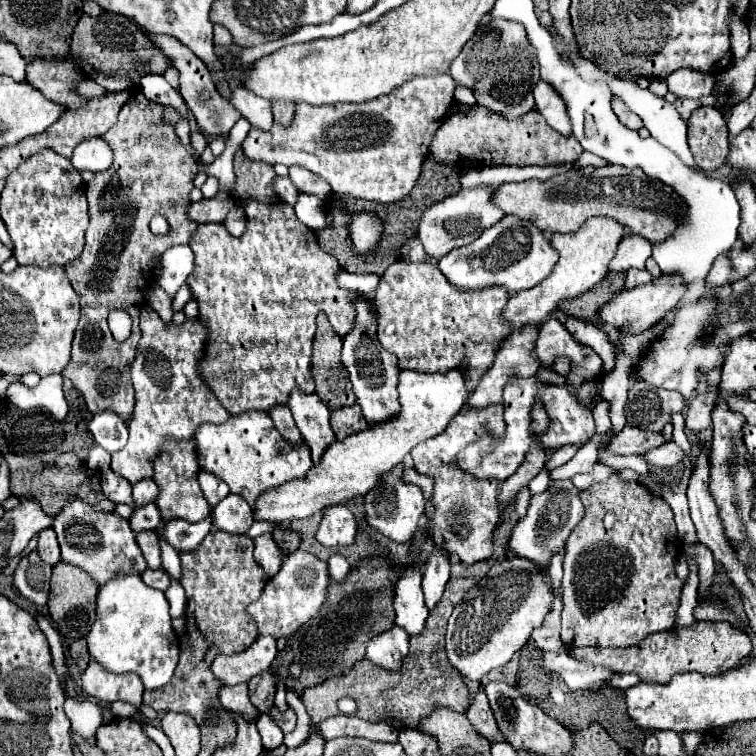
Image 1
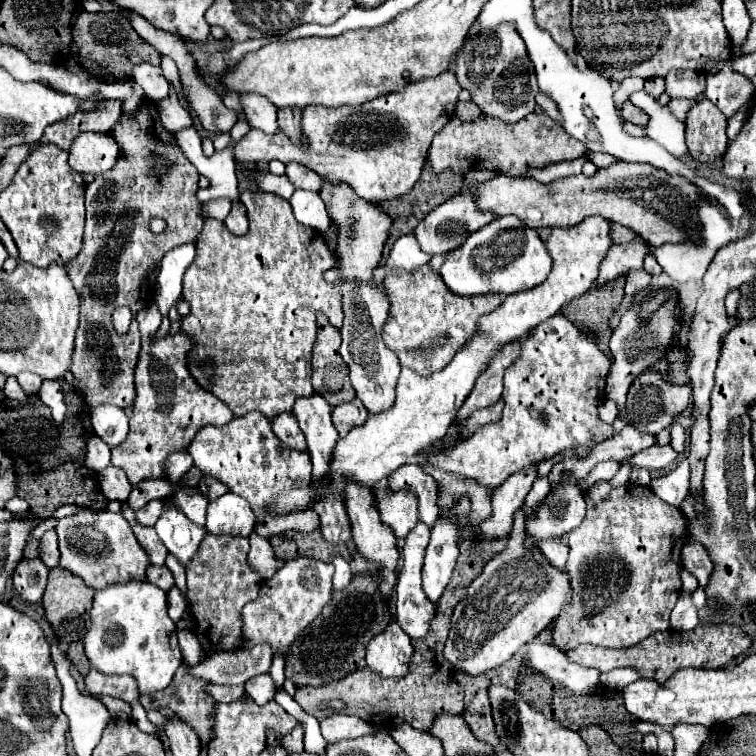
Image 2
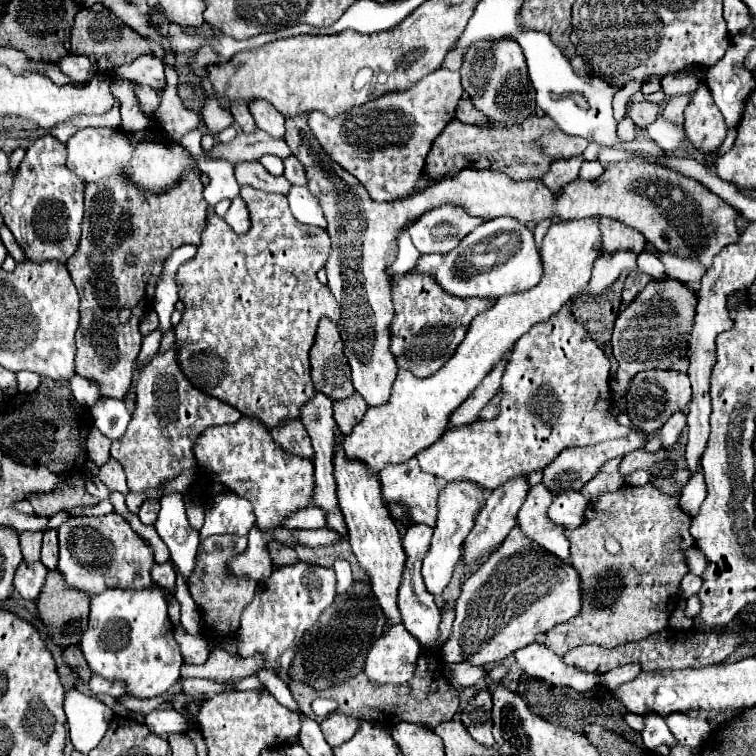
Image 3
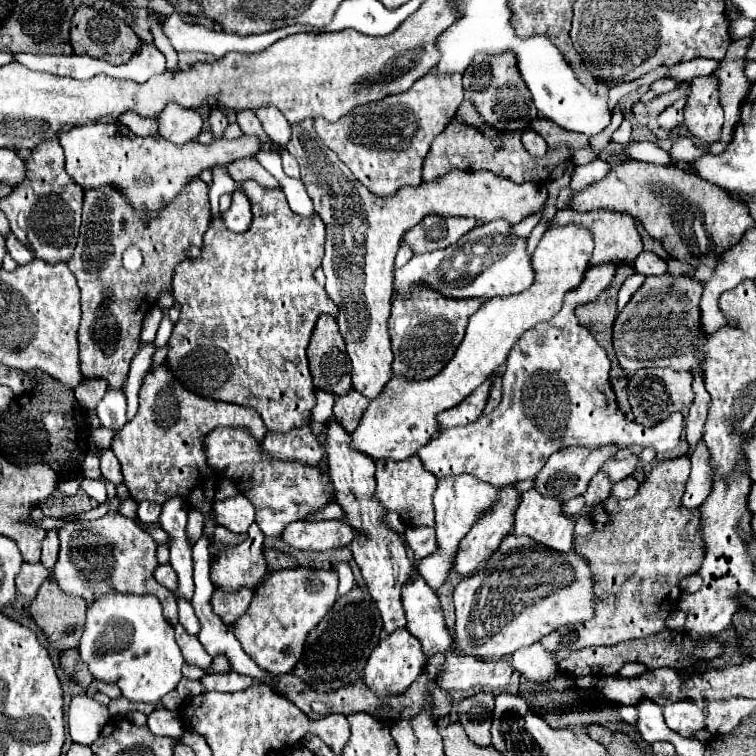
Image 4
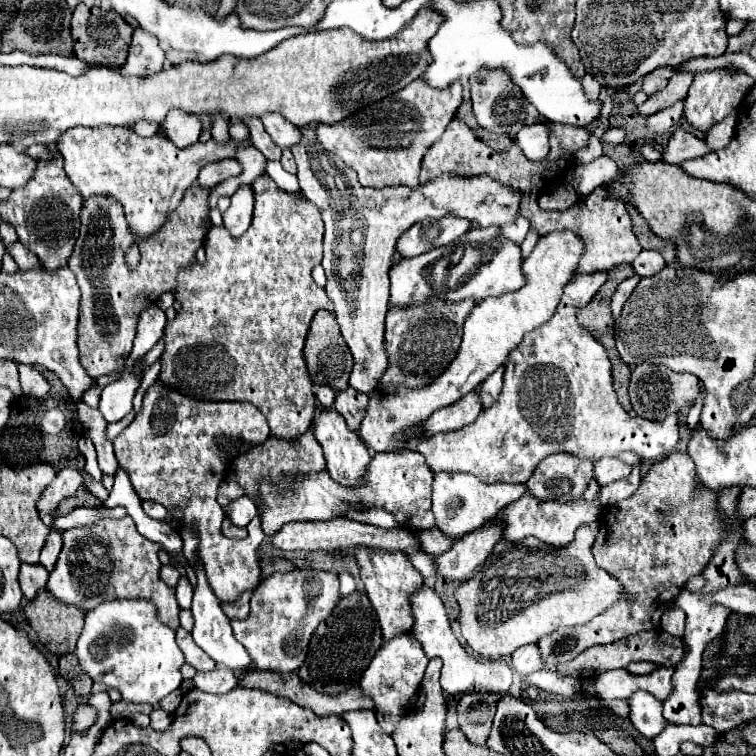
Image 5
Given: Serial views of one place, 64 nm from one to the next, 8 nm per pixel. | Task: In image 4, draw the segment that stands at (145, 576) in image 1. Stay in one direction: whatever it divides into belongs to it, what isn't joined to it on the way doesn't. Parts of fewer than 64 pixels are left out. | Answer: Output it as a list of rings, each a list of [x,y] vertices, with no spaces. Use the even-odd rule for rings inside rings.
[[[170,564],[158,566],[158,568],[154,570],[154,578],[156,578],[156,582],[160,582],[162,586],[166,586],[166,588],[168,588],[168,590],[172,590],[172,592],[178,588],[176,572],[172,570],[172,566],[170,566]]]

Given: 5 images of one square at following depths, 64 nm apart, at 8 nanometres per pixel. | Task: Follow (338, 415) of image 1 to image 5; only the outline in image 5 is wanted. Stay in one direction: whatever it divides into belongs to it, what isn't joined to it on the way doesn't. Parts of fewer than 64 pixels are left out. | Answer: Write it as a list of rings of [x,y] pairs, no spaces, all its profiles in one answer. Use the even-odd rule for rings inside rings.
[[[348,388],[348,390],[336,394],[334,410],[338,414],[342,414],[348,428],[354,430],[354,432],[360,428],[360,422],[362,422],[364,414],[366,414],[366,408],[368,408],[368,396],[360,394],[358,390]]]

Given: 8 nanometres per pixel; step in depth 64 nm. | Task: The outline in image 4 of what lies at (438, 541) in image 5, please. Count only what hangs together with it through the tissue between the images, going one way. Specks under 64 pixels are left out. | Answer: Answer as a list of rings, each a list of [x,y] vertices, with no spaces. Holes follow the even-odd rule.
[[[410,526],[404,532],[404,542],[408,544],[408,548],[414,554],[414,566],[428,554],[432,554],[432,550],[436,548],[436,536],[432,528],[424,528],[424,526]]]

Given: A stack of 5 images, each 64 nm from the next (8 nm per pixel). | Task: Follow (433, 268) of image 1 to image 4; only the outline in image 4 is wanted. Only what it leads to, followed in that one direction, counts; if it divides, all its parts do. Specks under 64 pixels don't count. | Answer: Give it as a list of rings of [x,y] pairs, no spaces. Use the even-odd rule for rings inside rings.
[[[416,282],[408,294],[392,296],[392,318],[388,332],[392,338],[396,376],[408,376],[412,380],[426,380],[438,374],[446,362],[454,356],[458,344],[464,338],[468,318],[482,306],[482,300],[456,300],[446,298],[432,290],[424,282]]]

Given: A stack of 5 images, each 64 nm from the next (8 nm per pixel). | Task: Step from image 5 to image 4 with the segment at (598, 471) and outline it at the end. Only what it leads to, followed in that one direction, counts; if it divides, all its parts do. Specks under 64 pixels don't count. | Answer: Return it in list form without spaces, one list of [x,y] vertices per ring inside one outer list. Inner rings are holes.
[[[632,454],[632,456],[626,458],[626,460],[614,460],[614,458],[610,458],[610,460],[602,466],[602,470],[604,470],[614,482],[618,482],[618,480],[624,480],[624,478],[632,476],[632,472],[636,470],[638,462],[640,462],[640,456],[638,456],[638,454]]]

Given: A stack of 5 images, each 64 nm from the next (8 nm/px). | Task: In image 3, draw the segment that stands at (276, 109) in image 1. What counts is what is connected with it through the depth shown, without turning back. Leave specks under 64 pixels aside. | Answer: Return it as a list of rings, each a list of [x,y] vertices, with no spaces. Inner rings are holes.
[[[298,114],[294,118],[286,118],[286,142],[292,148],[294,156],[300,158],[300,162],[304,162],[306,170],[308,170],[308,188],[312,194],[316,194],[316,198],[320,200],[320,206],[324,210],[324,216],[328,220],[328,234],[332,240],[332,254],[326,262],[326,272],[328,272],[328,288],[334,294],[334,298],[340,302],[342,306],[342,318],[338,322],[338,330],[344,342],[344,352],[352,370],[352,384],[356,388],[356,392],[366,400],[368,406],[380,406],[386,404],[390,398],[390,390],[392,384],[396,380],[396,358],[390,352],[390,334],[388,334],[388,324],[392,320],[394,314],[394,306],[390,300],[390,276],[386,274],[386,266],[392,264],[394,254],[396,254],[396,238],[398,234],[404,230],[404,222],[414,222],[416,218],[420,218],[424,212],[442,206],[442,204],[456,204],[456,206],[464,206],[470,214],[482,216],[486,220],[498,218],[498,216],[512,216],[518,222],[542,222],[542,220],[560,220],[560,222],[570,222],[570,220],[580,220],[586,216],[606,216],[606,218],[614,218],[634,230],[640,230],[640,234],[644,234],[646,242],[652,244],[656,250],[664,252],[664,250],[672,250],[672,252],[680,252],[680,254],[698,254],[700,262],[704,262],[704,266],[712,264],[712,258],[730,242],[736,242],[738,232],[736,232],[736,220],[740,218],[740,212],[734,210],[730,204],[726,204],[720,196],[716,196],[714,192],[710,192],[704,184],[700,184],[694,178],[682,176],[680,172],[674,172],[666,166],[660,164],[652,164],[652,162],[640,162],[640,160],[628,160],[628,162],[616,162],[616,164],[608,164],[604,168],[604,174],[596,180],[580,180],[576,178],[574,182],[568,182],[560,192],[552,192],[548,190],[540,180],[520,180],[514,182],[512,178],[508,178],[502,172],[494,172],[494,170],[462,170],[460,174],[456,174],[454,178],[444,178],[440,182],[434,182],[432,186],[428,186],[428,190],[396,200],[396,202],[372,202],[372,198],[368,198],[368,194],[364,194],[364,188],[358,186],[358,182],[346,172],[340,170],[338,166],[328,166],[328,164],[320,164],[320,160],[324,158],[320,154],[320,146],[316,142],[316,138],[312,138],[312,132],[308,130],[306,124],[306,114]],[[712,222],[718,224],[718,232],[712,230]],[[706,224],[708,224],[708,242],[706,242]],[[358,340],[358,342],[354,342]]]

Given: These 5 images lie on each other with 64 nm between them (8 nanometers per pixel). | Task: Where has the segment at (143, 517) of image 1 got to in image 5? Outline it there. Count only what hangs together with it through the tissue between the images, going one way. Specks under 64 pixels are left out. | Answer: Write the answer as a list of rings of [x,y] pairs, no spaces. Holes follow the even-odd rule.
[[[142,502],[142,508],[144,508],[144,512],[146,512],[150,518],[156,518],[156,520],[164,520],[166,508],[164,508],[162,504],[156,504],[156,502]]]

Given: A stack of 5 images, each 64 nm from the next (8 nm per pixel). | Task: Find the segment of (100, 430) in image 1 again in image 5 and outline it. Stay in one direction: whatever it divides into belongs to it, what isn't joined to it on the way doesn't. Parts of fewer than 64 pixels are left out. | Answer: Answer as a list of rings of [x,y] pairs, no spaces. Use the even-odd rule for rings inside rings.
[[[132,368],[120,380],[108,384],[100,396],[100,412],[106,422],[120,422],[132,410],[132,398],[140,384],[140,376]]]

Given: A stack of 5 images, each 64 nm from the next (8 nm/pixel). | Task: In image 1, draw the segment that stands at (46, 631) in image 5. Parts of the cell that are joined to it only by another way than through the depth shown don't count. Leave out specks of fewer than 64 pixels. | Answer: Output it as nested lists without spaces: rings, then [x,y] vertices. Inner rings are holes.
[[[58,562],[52,570],[52,594],[48,602],[50,618],[56,626],[56,630],[62,634],[64,640],[72,642],[76,638],[84,638],[96,618],[96,596],[98,596],[98,584],[78,566]]]

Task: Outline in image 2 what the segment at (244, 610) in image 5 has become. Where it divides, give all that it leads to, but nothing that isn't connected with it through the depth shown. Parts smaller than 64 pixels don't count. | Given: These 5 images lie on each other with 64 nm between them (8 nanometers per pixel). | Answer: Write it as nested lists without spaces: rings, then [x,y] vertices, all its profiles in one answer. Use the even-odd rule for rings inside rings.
[[[206,534],[202,540],[198,552],[186,566],[186,596],[190,602],[190,614],[192,614],[192,632],[196,632],[196,638],[204,650],[204,654],[212,654],[214,650],[238,650],[244,644],[242,634],[242,616],[240,610],[244,604],[258,598],[258,590],[262,584],[262,578],[248,566],[248,538],[242,536],[230,536],[230,534]]]

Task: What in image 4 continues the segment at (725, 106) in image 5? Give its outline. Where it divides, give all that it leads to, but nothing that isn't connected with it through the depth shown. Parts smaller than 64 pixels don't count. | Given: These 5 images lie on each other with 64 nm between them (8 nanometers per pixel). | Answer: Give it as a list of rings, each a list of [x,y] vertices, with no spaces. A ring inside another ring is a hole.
[[[700,76],[690,82],[690,94],[684,106],[684,124],[692,136],[706,144],[720,140],[724,110],[718,102],[714,76]]]

